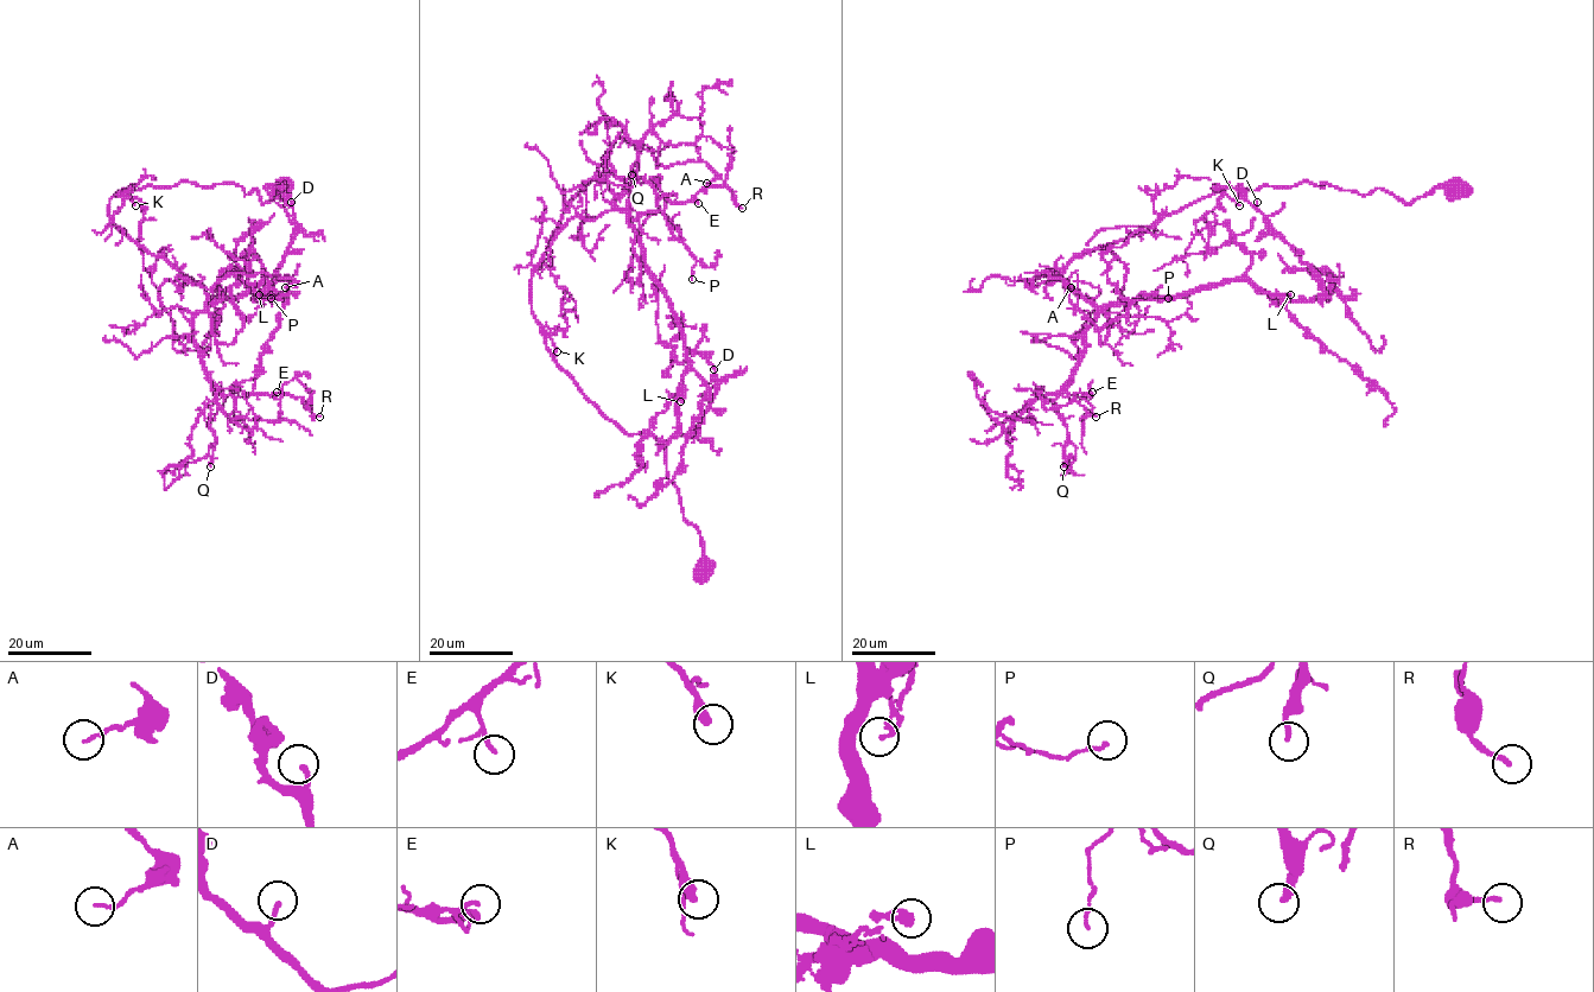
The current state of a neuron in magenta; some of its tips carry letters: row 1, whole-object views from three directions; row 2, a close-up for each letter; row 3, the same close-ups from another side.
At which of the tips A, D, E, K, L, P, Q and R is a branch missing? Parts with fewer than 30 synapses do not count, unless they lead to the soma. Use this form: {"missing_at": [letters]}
{"missing_at": ["Q"]}

